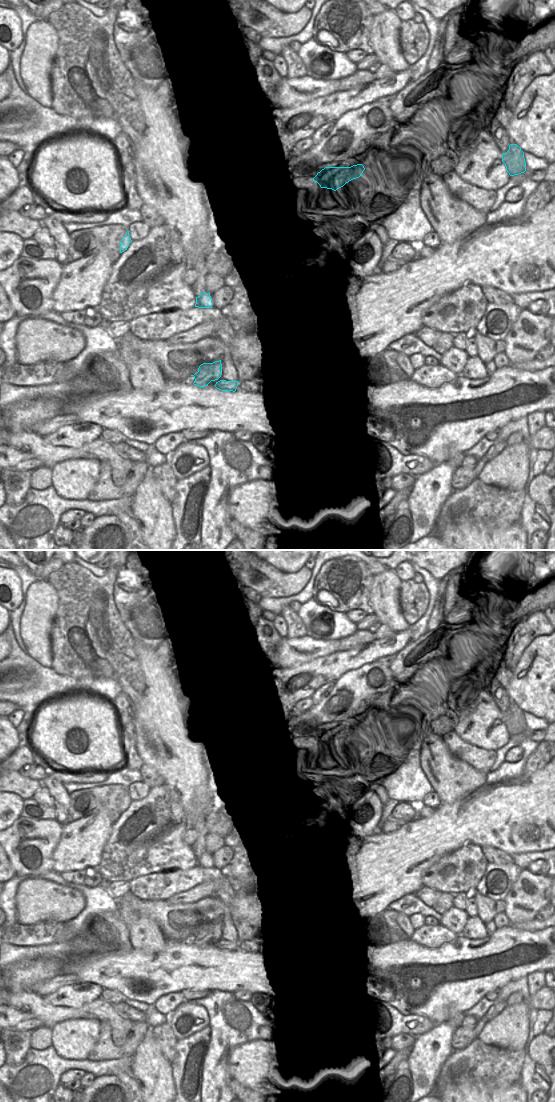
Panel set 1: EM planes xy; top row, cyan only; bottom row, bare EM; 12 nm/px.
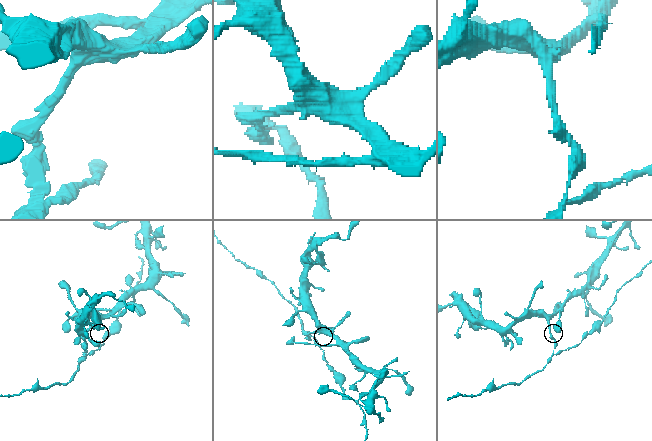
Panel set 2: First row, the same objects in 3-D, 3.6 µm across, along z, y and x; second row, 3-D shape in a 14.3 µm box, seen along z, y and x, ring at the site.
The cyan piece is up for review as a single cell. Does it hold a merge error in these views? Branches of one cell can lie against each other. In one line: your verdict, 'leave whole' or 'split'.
split

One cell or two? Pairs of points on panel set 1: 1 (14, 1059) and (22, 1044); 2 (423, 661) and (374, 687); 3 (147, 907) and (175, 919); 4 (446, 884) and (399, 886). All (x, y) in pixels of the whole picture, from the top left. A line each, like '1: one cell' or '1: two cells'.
1: one cell
2: two cells
3: one cell
4: two cells

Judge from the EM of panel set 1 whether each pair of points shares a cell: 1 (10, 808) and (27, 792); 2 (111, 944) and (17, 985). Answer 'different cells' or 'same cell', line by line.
1: different cells
2: same cell

